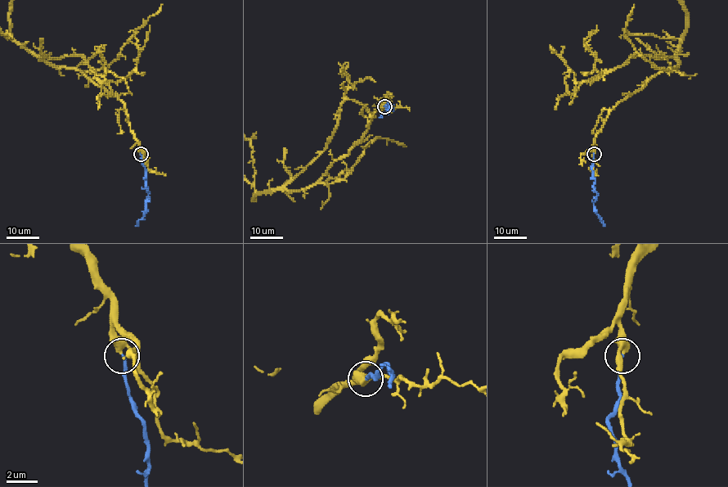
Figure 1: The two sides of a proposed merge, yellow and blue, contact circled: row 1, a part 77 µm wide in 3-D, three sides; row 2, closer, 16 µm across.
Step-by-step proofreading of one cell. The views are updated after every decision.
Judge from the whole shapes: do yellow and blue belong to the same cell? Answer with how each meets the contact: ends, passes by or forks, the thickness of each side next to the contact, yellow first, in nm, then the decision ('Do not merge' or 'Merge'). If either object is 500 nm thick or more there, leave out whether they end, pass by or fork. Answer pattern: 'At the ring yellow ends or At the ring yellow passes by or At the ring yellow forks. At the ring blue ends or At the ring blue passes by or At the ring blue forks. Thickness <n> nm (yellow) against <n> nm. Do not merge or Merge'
At the ring yellow passes by. At the ring blue ends. Thickness 400 nm (yellow) against 200 nm. Merge

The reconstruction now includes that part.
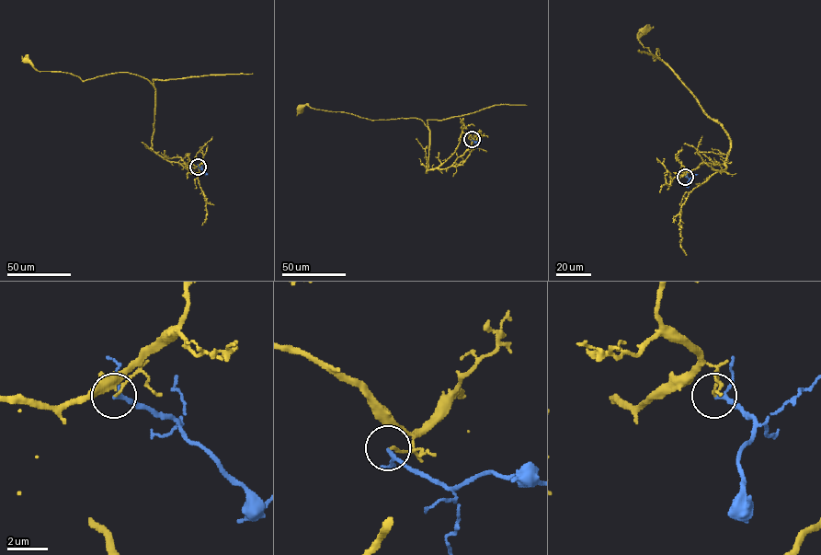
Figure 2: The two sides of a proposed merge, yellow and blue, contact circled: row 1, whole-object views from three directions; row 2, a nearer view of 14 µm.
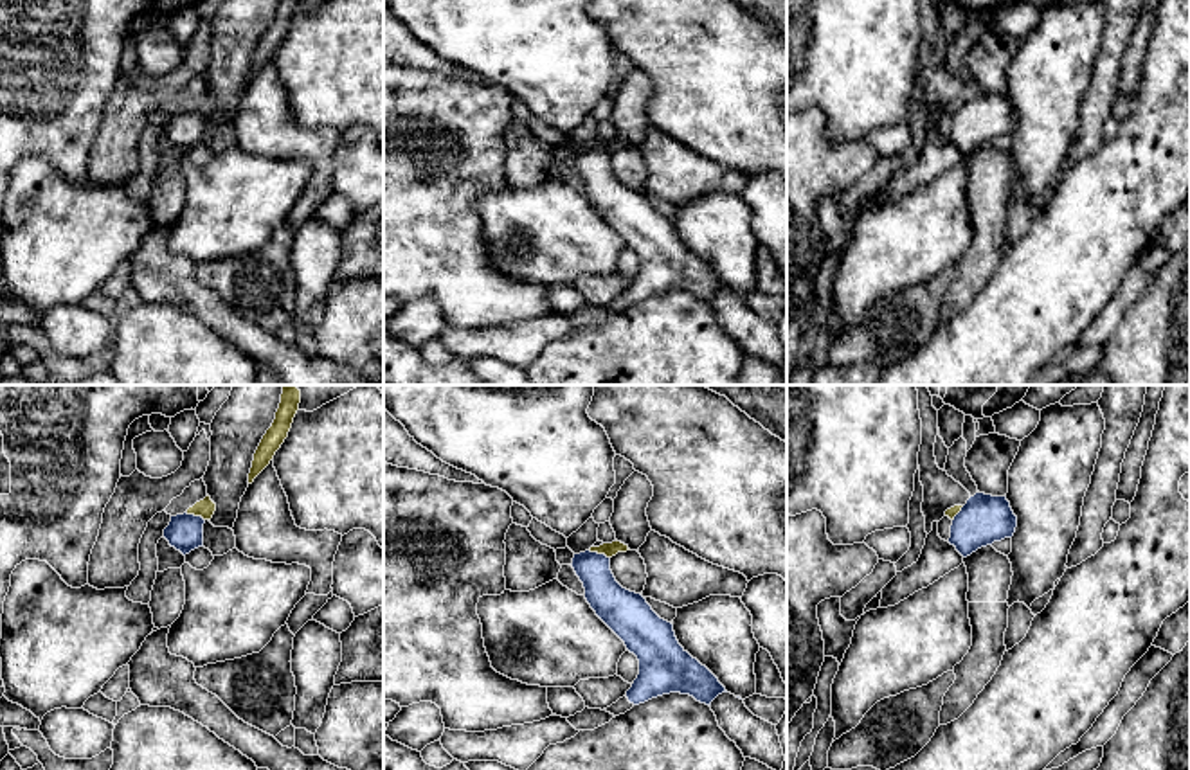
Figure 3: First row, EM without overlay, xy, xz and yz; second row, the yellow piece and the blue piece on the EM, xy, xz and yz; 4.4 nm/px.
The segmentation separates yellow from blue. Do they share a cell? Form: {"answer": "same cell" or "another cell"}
{"answer": "another cell"}

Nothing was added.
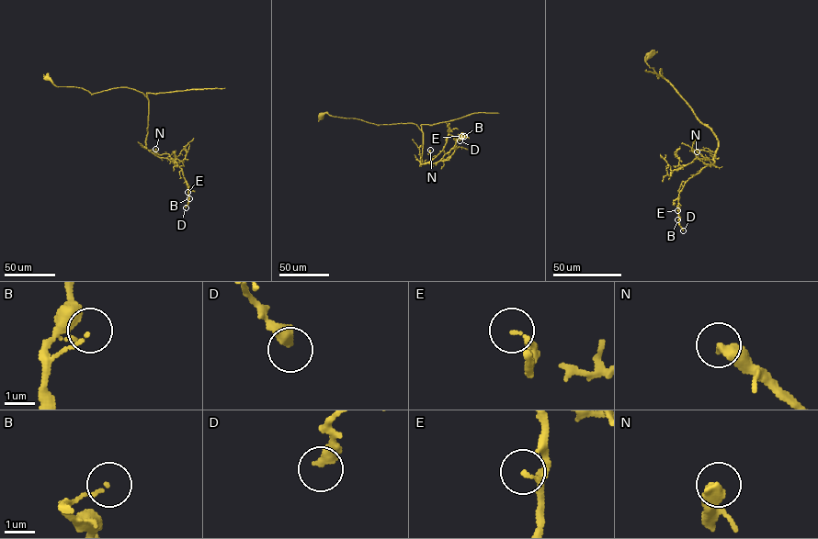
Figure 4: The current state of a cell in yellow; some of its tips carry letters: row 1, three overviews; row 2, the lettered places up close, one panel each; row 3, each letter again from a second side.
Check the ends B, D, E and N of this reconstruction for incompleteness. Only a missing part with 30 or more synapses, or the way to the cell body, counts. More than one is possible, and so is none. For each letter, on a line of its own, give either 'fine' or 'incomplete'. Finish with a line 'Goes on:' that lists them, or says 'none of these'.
B: fine
D: fine
E: fine
N: incomplete
Goes on: N

